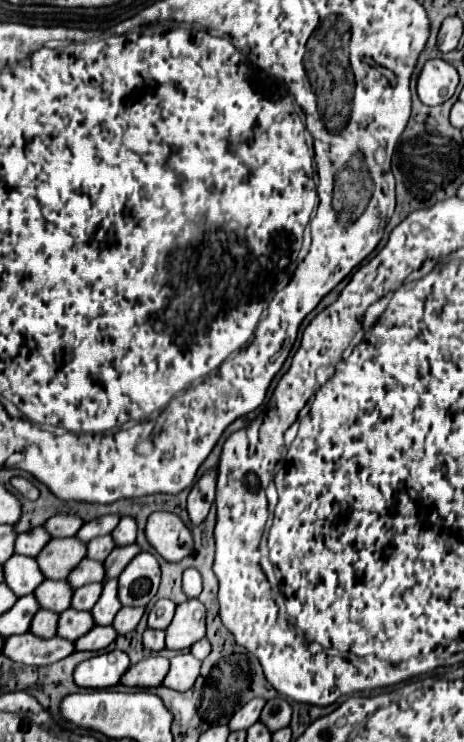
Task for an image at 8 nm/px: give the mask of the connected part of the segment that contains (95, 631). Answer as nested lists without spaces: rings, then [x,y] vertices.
[[[93,626],[87,634],[83,634],[75,642],[75,650],[101,650],[109,646],[117,638],[113,626]]]

